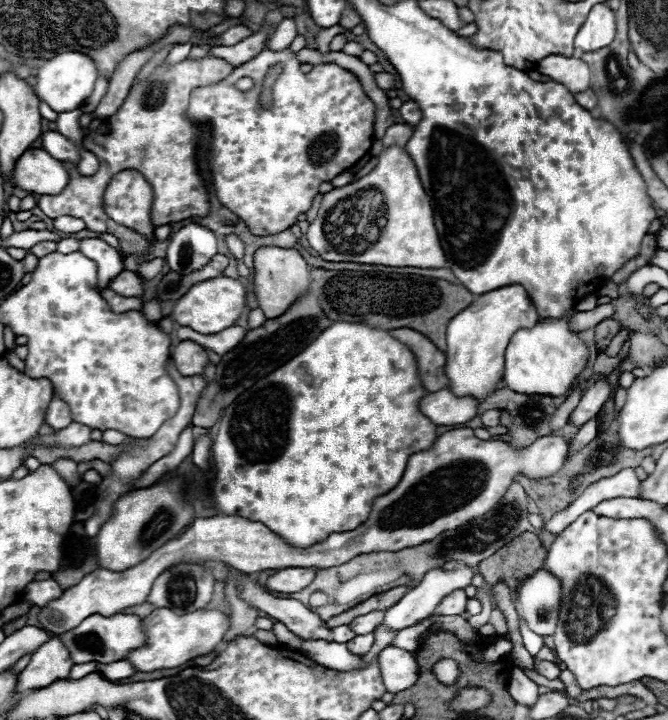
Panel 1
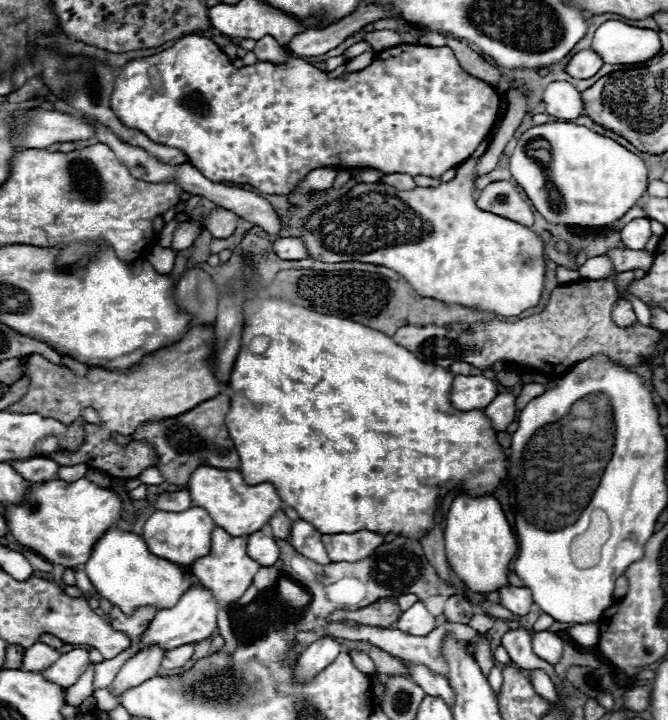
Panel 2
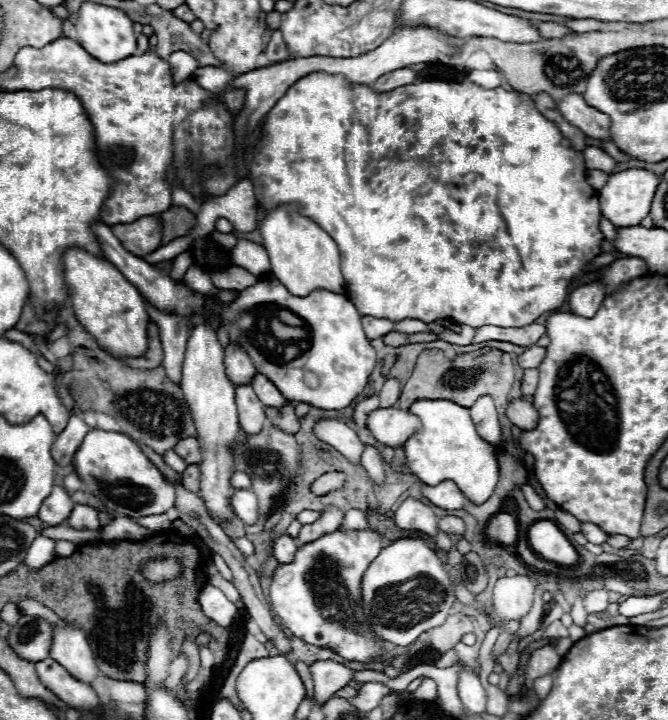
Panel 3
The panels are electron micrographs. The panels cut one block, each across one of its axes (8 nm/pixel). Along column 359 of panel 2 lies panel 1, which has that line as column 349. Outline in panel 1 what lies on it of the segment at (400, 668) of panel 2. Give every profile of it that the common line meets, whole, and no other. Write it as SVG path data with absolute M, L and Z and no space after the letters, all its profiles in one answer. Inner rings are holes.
M364 634L364 636L356 636L354 640L348 642L348 650L356 656L362 656L366 654L374 644L374 634Z

